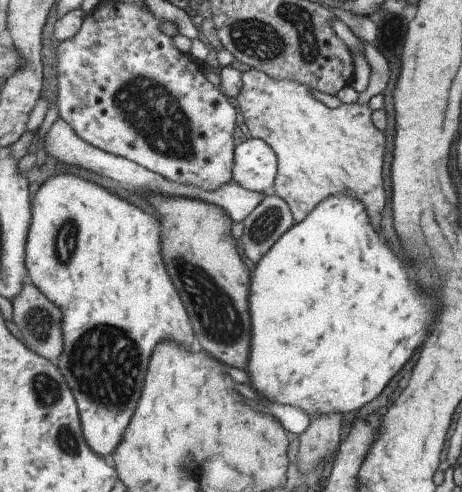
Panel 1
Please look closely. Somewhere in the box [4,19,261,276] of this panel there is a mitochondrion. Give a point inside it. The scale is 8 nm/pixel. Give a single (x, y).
(148, 107)

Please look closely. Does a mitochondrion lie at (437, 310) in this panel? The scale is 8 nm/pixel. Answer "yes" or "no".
no

